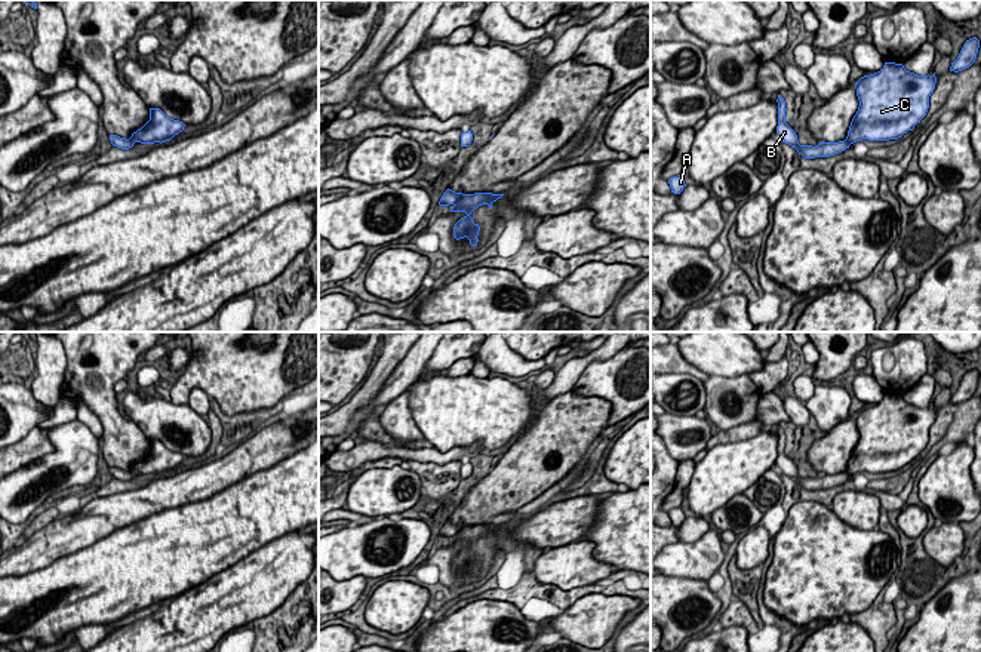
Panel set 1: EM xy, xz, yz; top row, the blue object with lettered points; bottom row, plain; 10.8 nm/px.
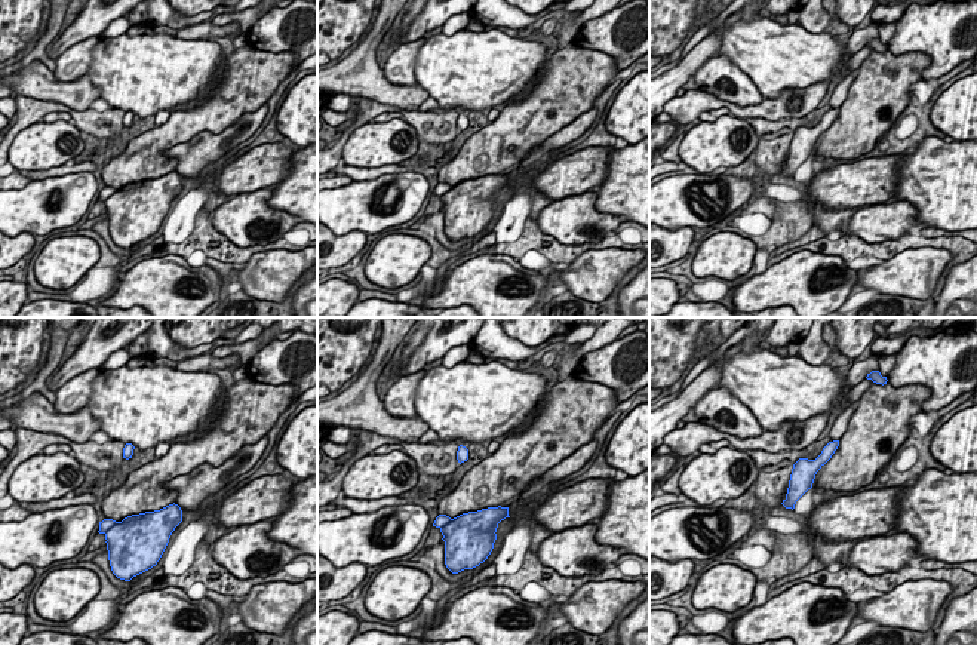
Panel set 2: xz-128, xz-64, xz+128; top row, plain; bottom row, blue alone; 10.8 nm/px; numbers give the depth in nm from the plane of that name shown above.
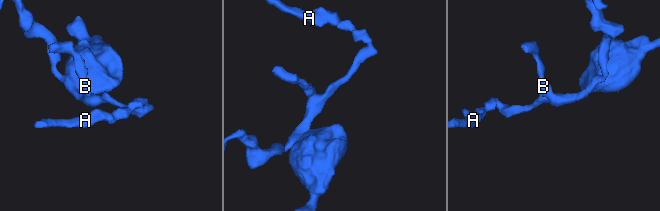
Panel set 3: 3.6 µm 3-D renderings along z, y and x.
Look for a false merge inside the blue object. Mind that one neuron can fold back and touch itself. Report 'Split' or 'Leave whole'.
Leave whole

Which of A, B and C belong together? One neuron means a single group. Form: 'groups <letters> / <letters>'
groups A B C

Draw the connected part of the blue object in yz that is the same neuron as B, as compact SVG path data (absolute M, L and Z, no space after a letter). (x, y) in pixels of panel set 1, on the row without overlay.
M885 394L874 406L861 409L857 416L859 439L854 448L848 468L839 474L800 477L796 464L785 455L785 433L778 427L777 465L782 474L794 479L805 490L830 489L862 471L898 471L926 448L929 428L935 421L935 405L917 408L902 396Z

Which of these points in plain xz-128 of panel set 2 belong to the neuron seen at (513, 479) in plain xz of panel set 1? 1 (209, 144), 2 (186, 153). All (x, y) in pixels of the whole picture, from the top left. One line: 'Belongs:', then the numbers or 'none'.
Belongs: none

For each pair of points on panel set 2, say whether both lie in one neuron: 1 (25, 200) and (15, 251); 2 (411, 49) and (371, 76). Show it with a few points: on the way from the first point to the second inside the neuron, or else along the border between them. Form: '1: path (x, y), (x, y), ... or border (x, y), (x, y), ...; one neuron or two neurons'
1: border (33, 235), (18, 233), (15, 236); two neurons
2: border (381, 67), (393, 83), (415, 82); two neurons

